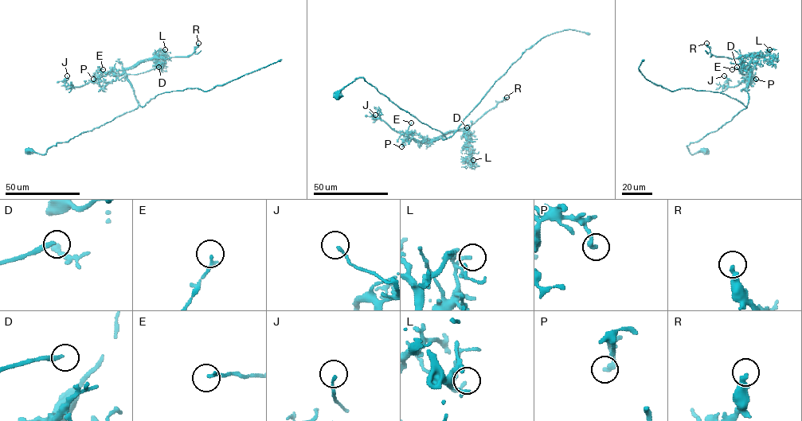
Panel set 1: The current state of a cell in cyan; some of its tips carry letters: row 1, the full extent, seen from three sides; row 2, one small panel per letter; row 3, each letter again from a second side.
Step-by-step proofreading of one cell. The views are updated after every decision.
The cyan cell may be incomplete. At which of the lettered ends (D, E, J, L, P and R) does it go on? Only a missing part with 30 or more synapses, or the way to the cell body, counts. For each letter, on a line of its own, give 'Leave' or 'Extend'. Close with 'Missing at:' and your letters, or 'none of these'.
D: Leave
E: Leave
J: Leave
L: Leave
P: Leave
R: Leave
Missing at: none of these

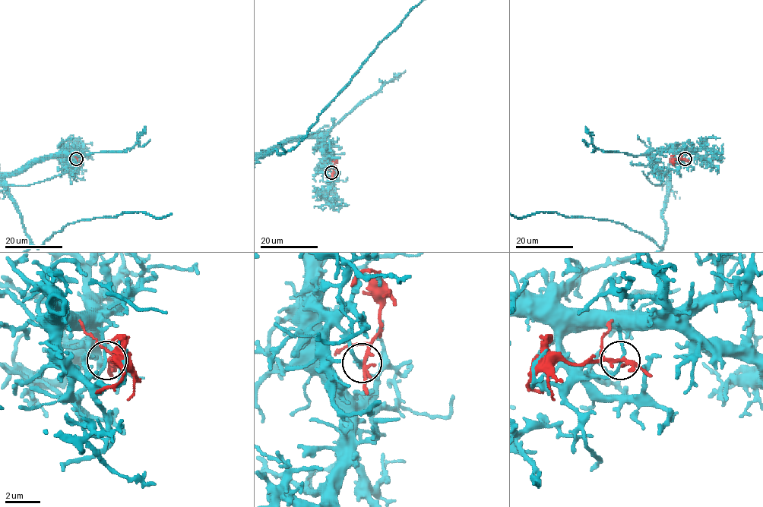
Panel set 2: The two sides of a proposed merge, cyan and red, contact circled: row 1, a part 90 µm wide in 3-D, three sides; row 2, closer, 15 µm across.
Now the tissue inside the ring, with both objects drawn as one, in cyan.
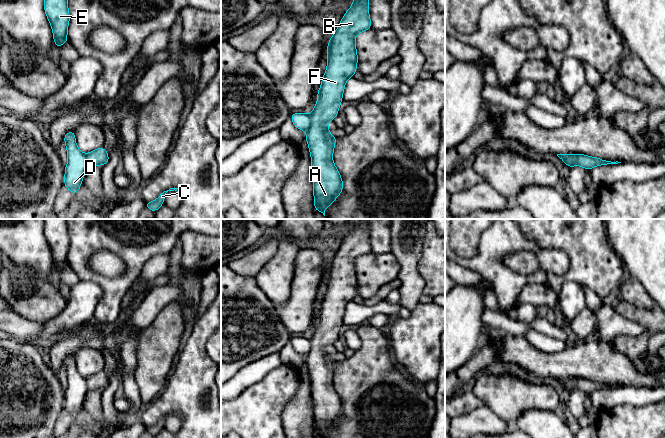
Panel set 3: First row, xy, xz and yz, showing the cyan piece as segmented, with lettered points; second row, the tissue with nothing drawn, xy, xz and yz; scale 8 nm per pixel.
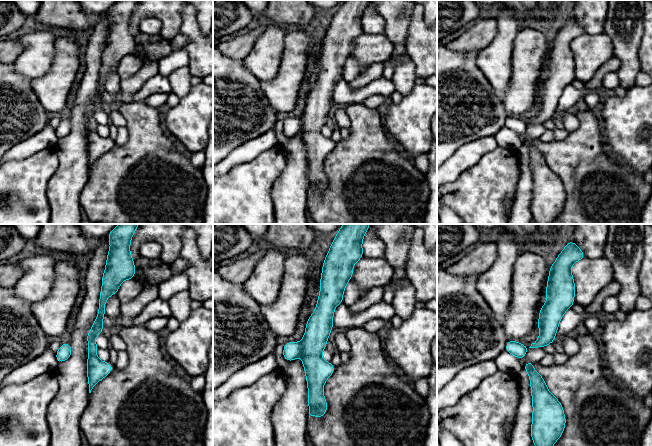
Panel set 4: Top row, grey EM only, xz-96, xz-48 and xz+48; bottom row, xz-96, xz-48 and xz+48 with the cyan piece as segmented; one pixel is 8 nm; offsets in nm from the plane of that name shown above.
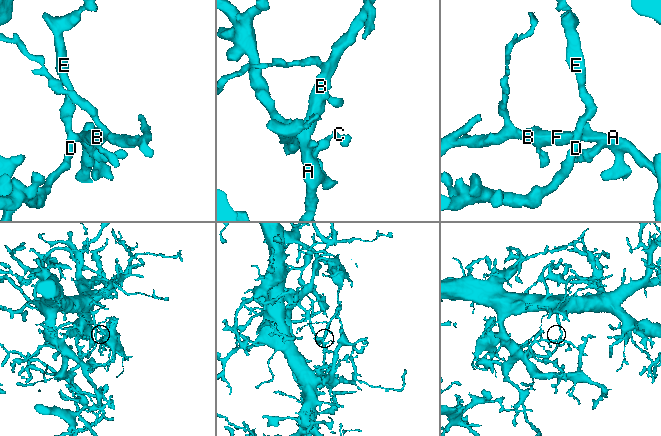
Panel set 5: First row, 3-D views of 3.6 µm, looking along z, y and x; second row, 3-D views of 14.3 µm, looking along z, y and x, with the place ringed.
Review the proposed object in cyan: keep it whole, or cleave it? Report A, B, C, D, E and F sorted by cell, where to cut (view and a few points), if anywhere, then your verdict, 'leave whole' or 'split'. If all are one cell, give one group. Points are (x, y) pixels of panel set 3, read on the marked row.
A B C F / D E | xz (310, 115), (310, 126), (306, 130) | split

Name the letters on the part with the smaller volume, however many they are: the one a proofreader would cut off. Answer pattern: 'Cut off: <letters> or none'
Cut off: A, B, C, F

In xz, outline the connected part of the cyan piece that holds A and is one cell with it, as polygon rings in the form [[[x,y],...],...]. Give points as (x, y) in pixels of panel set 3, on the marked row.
[[[353,0],[352,6],[344,14],[327,47],[328,62],[321,86],[317,92],[318,100],[310,114],[311,125],[306,133],[310,150],[313,175],[314,209],[325,216],[325,210],[343,191],[343,182],[332,156],[337,137],[330,134],[327,124],[338,115],[346,81],[353,77],[357,70],[358,55],[355,37],[358,33],[372,28],[369,17],[369,0]]]

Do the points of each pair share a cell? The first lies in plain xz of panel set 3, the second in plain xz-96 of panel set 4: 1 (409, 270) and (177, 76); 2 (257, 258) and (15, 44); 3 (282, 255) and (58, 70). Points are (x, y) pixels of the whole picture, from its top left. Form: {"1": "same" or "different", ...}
{"1": "same", "2": "same", "3": "different"}

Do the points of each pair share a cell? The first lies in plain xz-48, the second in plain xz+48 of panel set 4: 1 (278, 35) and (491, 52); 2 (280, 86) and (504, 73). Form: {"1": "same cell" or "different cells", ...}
{"1": "same cell", "2": "different cells"}

